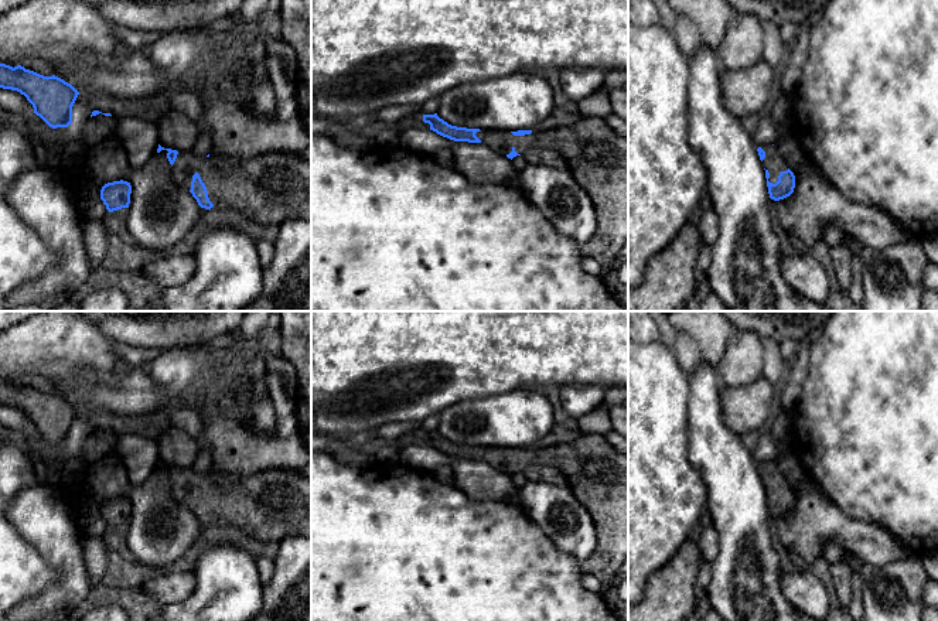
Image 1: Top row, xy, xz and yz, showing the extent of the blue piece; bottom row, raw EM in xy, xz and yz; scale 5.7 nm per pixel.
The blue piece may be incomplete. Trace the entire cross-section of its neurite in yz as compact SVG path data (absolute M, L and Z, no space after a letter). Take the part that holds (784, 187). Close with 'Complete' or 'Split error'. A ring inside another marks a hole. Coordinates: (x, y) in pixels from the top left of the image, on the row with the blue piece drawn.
M764 144L758 147L757 151L765 170L770 198L780 201L789 197L795 188L795 175L788 168L775 146Z. Split error

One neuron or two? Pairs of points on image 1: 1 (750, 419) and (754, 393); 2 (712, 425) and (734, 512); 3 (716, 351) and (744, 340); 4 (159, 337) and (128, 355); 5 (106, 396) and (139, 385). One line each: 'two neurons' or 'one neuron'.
1: one neuron
2: one neuron
3: two neurons
4: two neurons
5: one neuron

